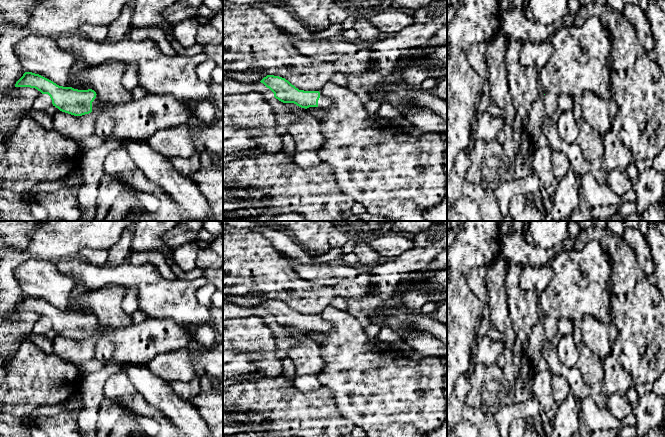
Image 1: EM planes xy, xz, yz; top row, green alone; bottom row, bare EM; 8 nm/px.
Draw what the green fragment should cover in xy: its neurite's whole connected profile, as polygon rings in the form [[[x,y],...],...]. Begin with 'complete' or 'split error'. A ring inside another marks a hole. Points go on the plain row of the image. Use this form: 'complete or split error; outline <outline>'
split error; outline [[[25,296],[15,311],[35,312],[42,318],[48,318],[53,330],[74,340],[82,340],[92,335],[110,337],[115,347],[112,359],[122,363],[147,365],[161,353],[189,348],[194,339],[194,333],[187,324],[172,320],[148,318],[142,323],[125,328],[103,327],[92,313],[78,314],[59,310],[32,296]]]

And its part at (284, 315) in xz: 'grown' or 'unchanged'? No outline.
grown

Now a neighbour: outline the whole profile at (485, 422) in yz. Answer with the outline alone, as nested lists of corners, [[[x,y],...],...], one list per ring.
[[[465,405],[462,411],[462,419],[474,424],[481,437],[501,437],[494,415],[486,413],[480,408]]]

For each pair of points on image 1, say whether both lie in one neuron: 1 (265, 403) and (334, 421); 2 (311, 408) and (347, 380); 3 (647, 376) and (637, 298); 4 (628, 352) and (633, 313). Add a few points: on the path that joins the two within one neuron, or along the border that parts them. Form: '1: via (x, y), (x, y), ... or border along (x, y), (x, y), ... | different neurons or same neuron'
1: via (282, 410), (311, 415), (317, 420) | same neuron
2: border along (322, 385), (327, 389) | different neurons
3: via (637, 357), (637, 317) | same neuron
4: via (630, 342), (630, 332), (633, 329), (633, 323) | same neuron

